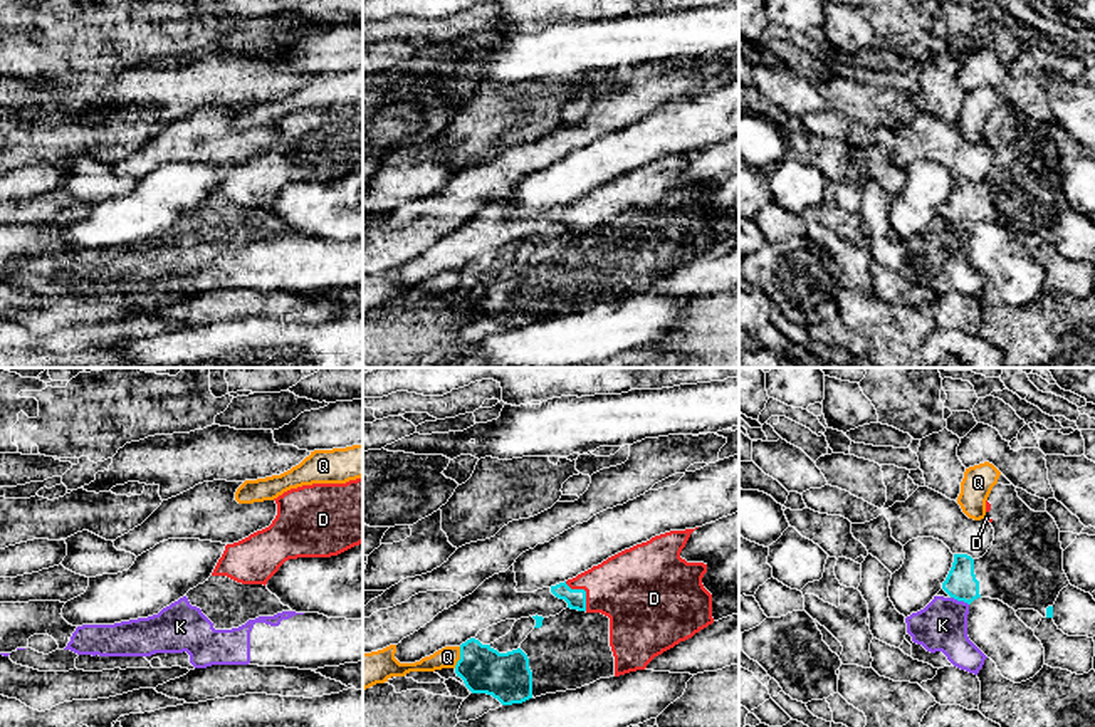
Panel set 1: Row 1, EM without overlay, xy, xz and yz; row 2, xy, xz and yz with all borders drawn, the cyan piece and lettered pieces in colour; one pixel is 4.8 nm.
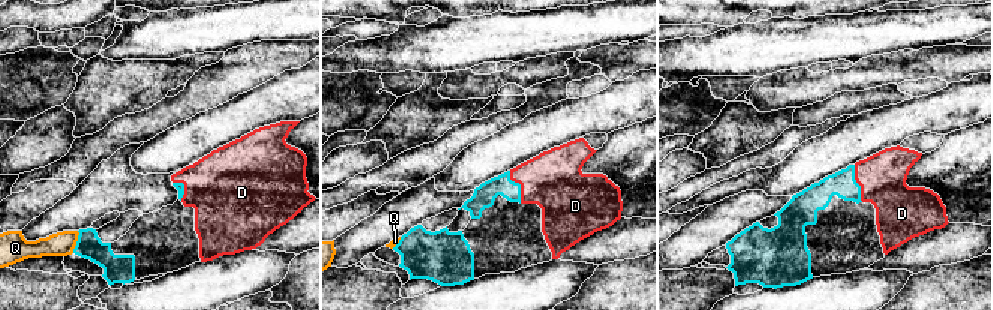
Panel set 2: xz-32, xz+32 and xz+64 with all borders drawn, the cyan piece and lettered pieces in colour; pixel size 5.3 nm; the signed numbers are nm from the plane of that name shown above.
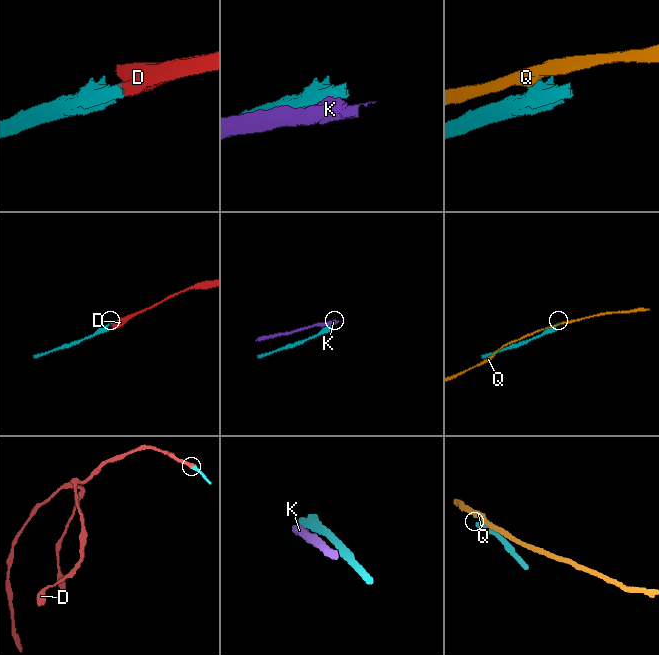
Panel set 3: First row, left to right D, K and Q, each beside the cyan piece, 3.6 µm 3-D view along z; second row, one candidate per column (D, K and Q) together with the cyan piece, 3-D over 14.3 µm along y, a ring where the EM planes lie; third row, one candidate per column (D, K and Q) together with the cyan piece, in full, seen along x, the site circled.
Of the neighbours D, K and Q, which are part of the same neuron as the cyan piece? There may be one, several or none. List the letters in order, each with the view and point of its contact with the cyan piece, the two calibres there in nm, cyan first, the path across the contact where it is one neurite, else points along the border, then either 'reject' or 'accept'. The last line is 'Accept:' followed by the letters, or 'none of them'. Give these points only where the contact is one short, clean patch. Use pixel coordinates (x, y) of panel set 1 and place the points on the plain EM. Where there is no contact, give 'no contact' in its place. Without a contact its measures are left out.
D: xz (585, 215) | 100/380 nm | across xz (576, 222), (585, 215), (637, 212) | accept
K: yz (959, 224) | 150/240 nm | reject
Q: xz (461, 281) | 220/100 nm | along xz (461, 271), (461, 281), (454, 291) | reject
Accept: D

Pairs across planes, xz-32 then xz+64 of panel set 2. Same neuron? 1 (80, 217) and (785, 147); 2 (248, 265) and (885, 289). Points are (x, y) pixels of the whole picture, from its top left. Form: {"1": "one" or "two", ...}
{"1": "two", "2": "one"}

